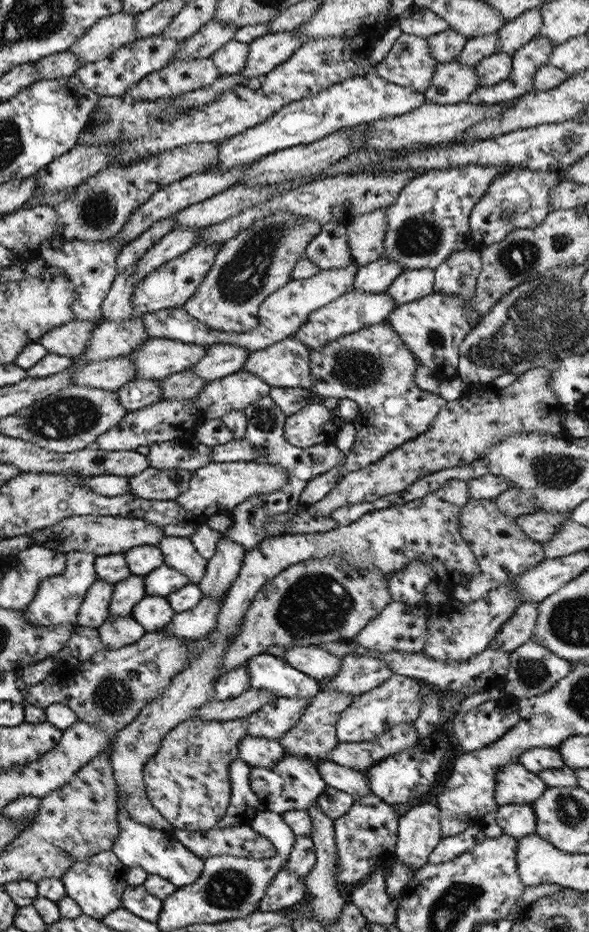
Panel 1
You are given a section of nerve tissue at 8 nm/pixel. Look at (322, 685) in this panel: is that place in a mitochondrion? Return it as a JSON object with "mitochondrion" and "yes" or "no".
{"mitochondrion":"no"}

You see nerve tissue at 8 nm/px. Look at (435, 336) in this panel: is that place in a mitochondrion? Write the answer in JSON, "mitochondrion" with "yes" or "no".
{"mitochondrion":"yes"}

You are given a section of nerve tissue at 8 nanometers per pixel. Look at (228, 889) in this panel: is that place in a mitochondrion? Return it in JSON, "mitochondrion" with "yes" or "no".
{"mitochondrion":"yes"}

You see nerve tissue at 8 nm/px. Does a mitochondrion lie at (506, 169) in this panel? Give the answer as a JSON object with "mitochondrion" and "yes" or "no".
{"mitochondrion":"no"}

